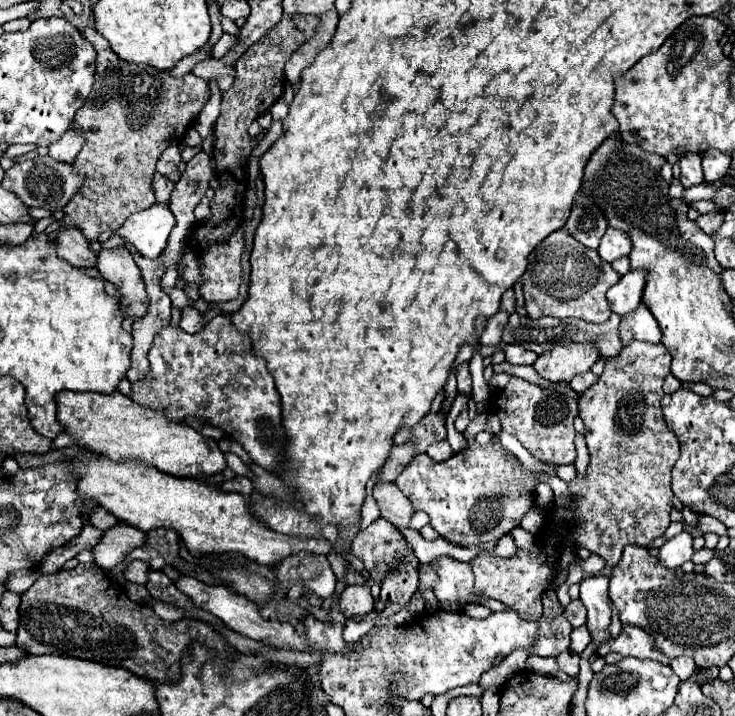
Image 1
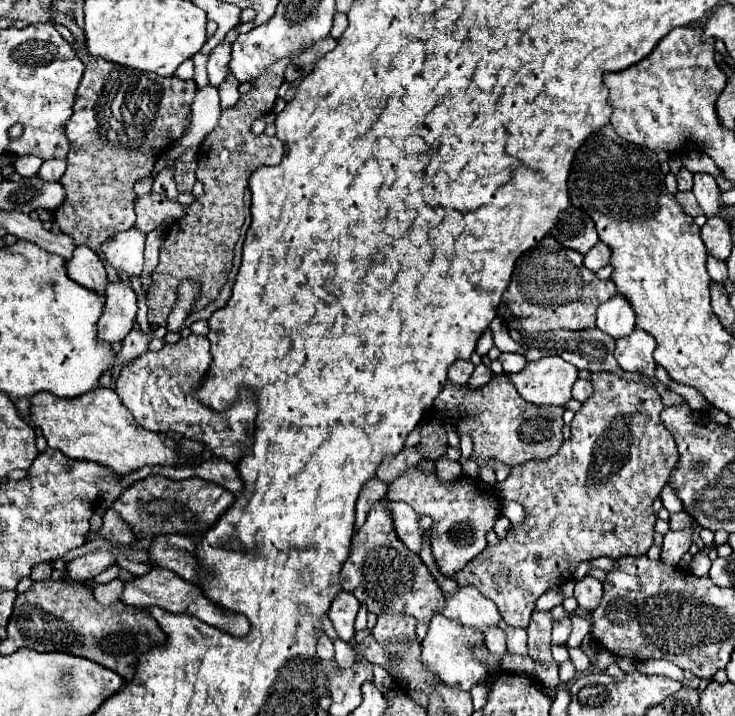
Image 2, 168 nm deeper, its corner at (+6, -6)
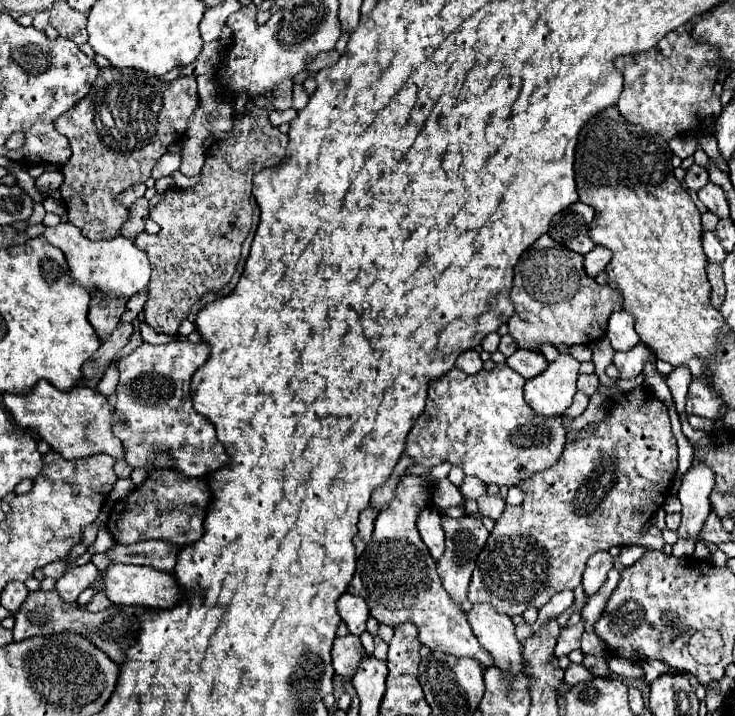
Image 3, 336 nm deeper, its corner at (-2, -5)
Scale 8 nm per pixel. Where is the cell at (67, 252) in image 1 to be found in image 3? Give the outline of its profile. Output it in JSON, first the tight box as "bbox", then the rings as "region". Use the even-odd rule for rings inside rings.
{"bbox":[88,293,126,343],"region":[[[96,293],[90,301],[90,315],[88,315],[88,321],[90,325],[94,327],[100,343],[106,341],[106,337],[116,329],[116,325],[120,323],[120,317],[124,313],[124,307],[126,303],[124,301],[112,301],[110,305],[104,305],[102,301],[102,295]]]}

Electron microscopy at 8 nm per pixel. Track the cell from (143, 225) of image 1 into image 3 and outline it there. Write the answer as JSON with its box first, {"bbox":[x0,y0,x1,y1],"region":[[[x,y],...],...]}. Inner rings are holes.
{"bbox":[42,223,150,299],"region":[[[60,223],[58,227],[46,227],[42,233],[52,245],[62,249],[68,257],[70,277],[84,287],[86,291],[94,293],[100,291],[108,299],[130,299],[136,293],[142,293],[150,281],[150,263],[142,249],[136,249],[132,239],[114,237],[106,241],[90,241],[84,239],[80,229],[70,223]]]}

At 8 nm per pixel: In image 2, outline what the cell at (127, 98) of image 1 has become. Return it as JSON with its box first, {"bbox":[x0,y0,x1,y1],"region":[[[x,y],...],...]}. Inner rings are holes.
{"bbox":[54,40,196,252],"region":[[[74,40],[72,48],[84,62],[86,70],[76,94],[74,114],[64,128],[70,140],[68,168],[60,178],[66,190],[66,198],[62,206],[54,212],[54,222],[58,222],[64,234],[72,236],[76,246],[84,244],[94,252],[98,252],[100,246],[108,238],[112,238],[112,234],[134,226],[136,222],[134,202],[138,198],[134,192],[134,184],[136,180],[148,176],[158,160],[158,154],[170,150],[172,144],[180,140],[180,136],[184,134],[184,120],[190,112],[192,98],[196,96],[196,82],[180,80],[176,76],[164,78],[154,72],[142,72],[142,70],[108,62],[104,58],[96,58],[88,54],[88,50],[82,48],[78,40]]]}

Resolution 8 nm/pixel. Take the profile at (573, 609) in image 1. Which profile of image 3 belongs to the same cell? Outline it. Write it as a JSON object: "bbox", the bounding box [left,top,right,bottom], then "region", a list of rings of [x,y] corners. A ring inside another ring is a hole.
{"bbox":[554,620,584,657],"region":[[[581,620],[574,627],[564,627],[562,629],[562,633],[558,637],[558,643],[556,643],[556,649],[554,649],[556,657],[568,655],[570,651],[580,649],[580,635],[584,633],[584,625],[584,620]]]}

